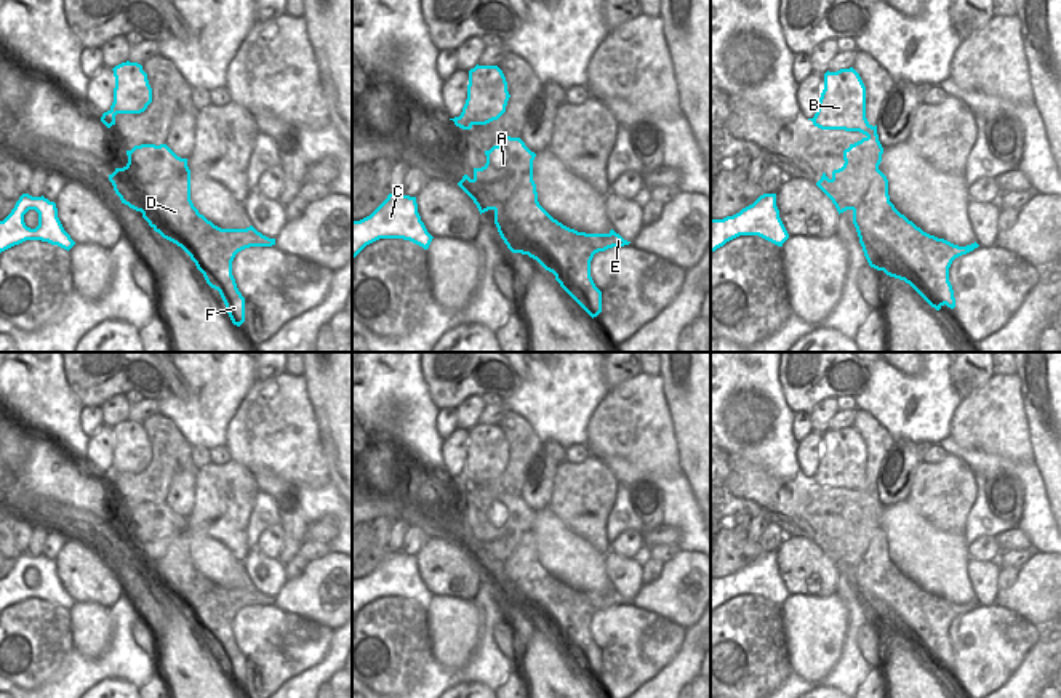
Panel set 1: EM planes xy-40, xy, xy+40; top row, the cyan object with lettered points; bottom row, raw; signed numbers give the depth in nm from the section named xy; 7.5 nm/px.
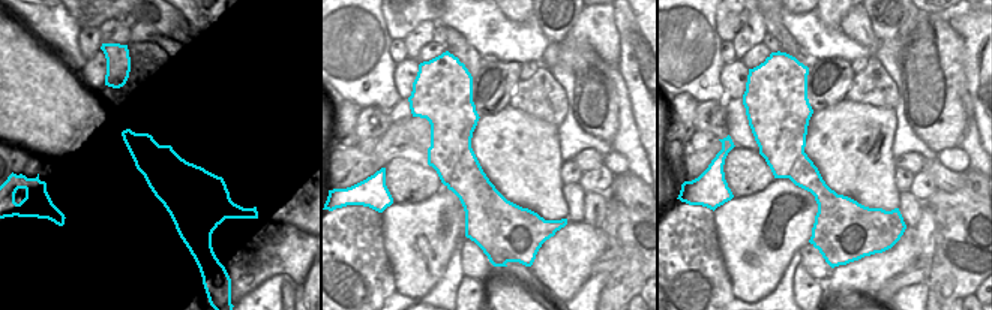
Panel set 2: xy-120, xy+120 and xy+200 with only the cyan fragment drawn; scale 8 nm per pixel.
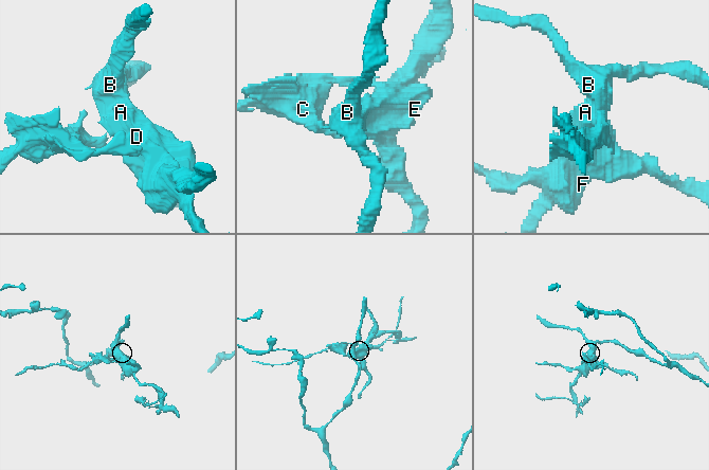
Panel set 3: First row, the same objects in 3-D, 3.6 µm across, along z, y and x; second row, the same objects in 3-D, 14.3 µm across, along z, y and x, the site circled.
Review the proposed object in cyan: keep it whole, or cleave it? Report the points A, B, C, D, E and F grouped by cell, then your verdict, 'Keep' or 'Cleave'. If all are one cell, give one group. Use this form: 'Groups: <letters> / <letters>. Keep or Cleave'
Groups: A B / C D E F. Cleave

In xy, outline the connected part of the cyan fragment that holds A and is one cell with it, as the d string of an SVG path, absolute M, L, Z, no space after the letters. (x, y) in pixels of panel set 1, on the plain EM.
M499 495L498 503L485 509L486 522L474 527L474 536L467 533L458 544L474 559L480 573L502 567L518 548L523 536L533 532L536 515L520 496Z

